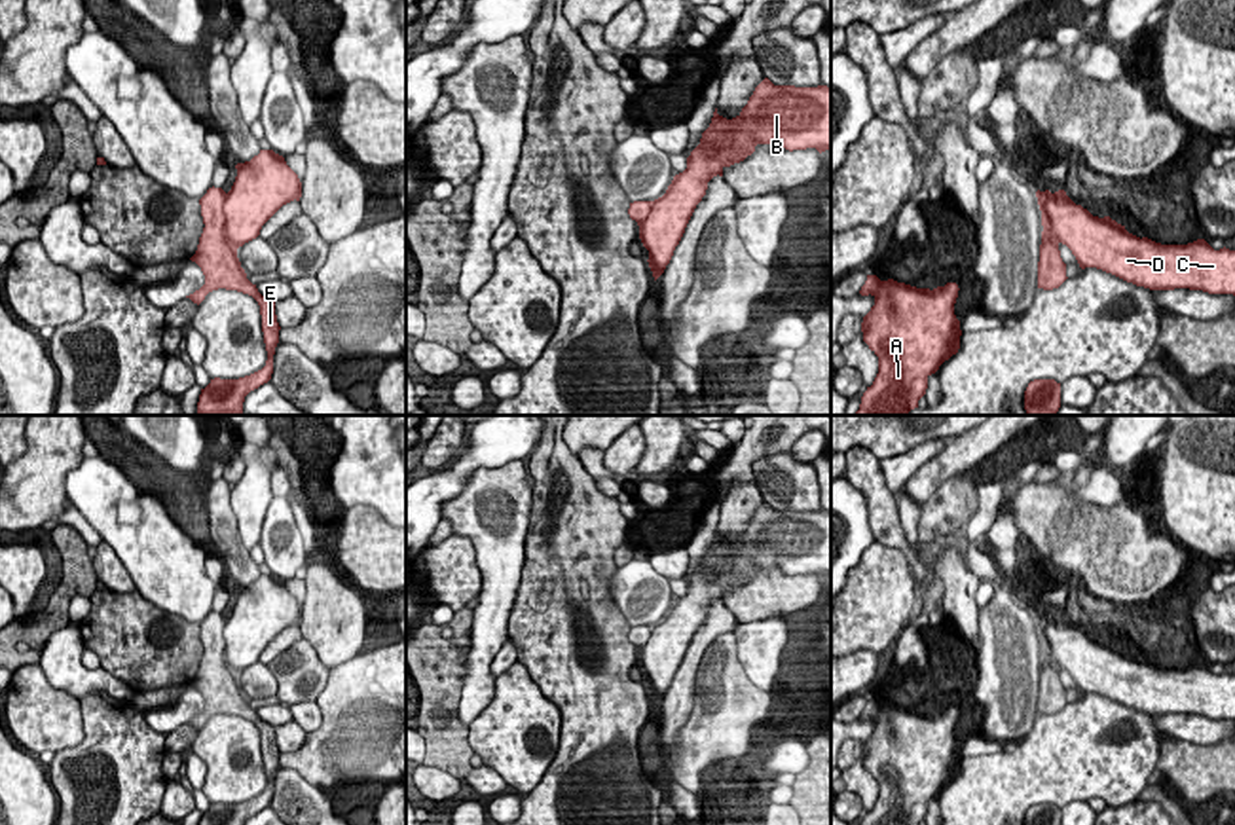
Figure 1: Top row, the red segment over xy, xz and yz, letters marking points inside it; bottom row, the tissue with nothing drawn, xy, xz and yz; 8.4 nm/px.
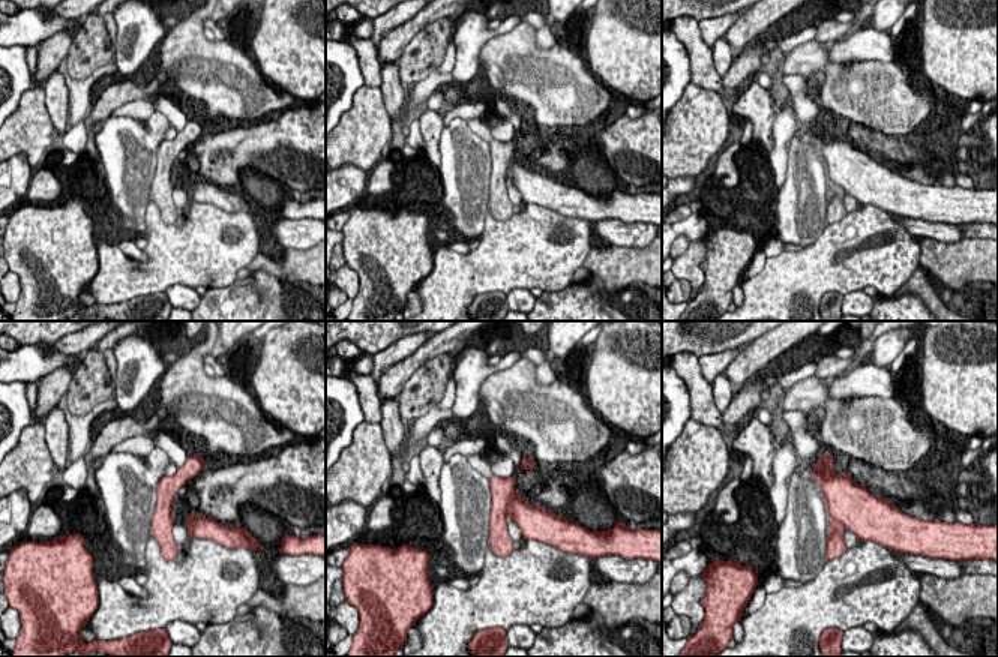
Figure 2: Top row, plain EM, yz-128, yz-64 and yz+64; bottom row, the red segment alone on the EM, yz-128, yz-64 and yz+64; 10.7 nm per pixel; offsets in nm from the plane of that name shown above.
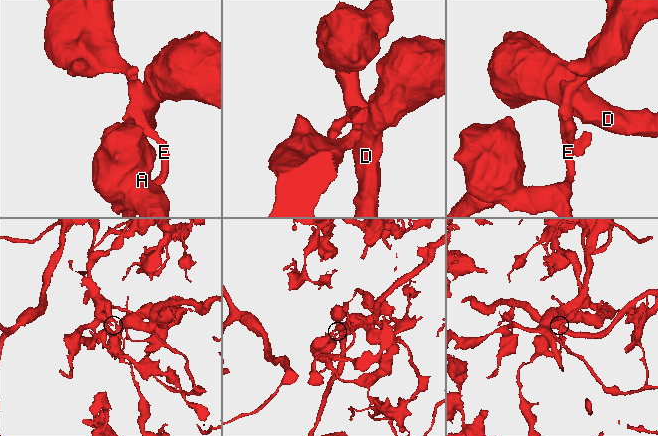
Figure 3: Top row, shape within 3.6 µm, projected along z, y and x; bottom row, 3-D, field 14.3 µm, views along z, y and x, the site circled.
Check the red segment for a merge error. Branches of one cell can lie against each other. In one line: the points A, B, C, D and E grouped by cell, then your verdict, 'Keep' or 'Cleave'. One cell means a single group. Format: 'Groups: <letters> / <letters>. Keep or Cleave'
Groups: A B C D E. Keep

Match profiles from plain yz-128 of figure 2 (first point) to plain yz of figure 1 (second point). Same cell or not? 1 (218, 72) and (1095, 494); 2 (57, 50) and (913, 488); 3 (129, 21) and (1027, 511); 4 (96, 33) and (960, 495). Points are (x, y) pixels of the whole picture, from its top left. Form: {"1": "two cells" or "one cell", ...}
{"1": "two cells", "2": "one cell", "3": "two cells", "4": "one cell"}

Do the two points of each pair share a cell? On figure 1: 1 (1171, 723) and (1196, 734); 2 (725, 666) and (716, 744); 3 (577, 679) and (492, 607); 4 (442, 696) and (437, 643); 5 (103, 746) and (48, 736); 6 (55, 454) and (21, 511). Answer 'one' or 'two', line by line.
1: one
2: one
3: two
4: one
5: two
6: one

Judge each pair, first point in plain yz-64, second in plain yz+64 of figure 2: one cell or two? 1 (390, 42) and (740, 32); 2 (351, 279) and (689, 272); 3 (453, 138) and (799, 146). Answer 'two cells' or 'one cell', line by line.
1: one cell
2: one cell
3: one cell

